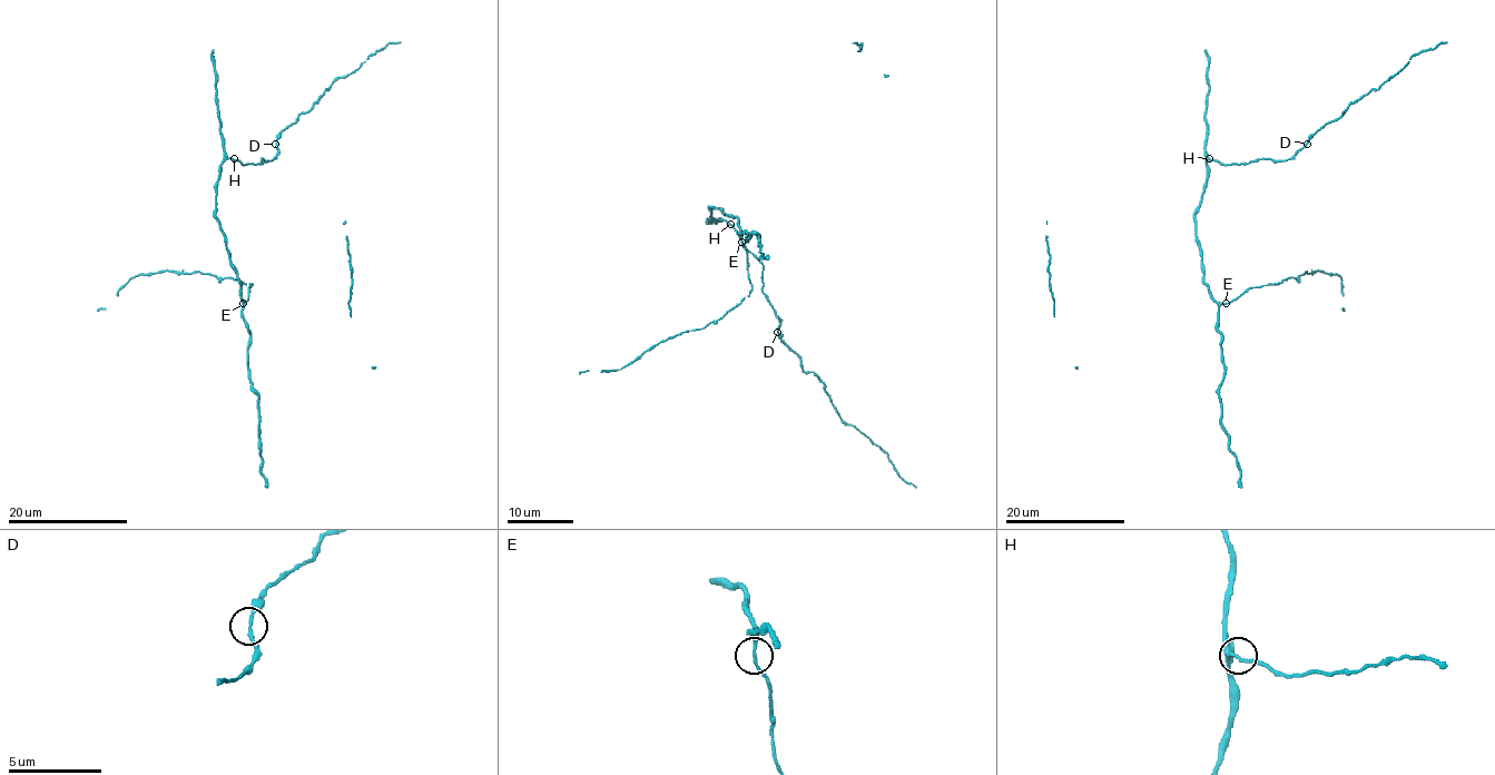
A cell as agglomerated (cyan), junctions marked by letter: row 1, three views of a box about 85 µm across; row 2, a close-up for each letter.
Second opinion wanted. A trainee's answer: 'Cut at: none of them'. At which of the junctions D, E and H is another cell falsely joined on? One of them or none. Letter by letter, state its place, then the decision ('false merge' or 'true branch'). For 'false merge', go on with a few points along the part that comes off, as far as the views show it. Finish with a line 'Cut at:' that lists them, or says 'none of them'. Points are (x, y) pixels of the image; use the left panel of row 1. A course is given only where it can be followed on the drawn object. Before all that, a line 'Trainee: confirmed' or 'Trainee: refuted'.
Trainee: confirmed
D: place (275, 144); true branch
E: place (243, 303); true branch
H: place (234, 158); true branch
Cut at: none of them

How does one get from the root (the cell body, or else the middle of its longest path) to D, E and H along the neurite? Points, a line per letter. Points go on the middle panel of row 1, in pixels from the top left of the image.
D: (710, 215), (714, 221), (726, 221), (763, 265), (763, 292), (778, 320), (777, 332)
E: (710, 215), (710, 207), (716, 207), (726, 215), (736, 217), (740, 242)
H: (710, 215), (714, 221), (730, 224)

